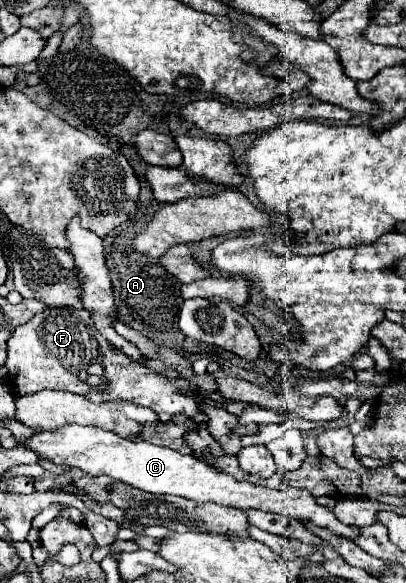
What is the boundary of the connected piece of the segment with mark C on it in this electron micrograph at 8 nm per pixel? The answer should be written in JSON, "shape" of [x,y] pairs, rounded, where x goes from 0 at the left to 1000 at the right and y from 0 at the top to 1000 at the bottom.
{"shape":[[[155,732],[155,739],[86,739],[86,746],[62,760],[71,763],[96,784],[131,791],[135,798],[170,798],[195,801],[200,808],[219,815],[268,815],[278,822],[293,822],[333,839],[362,842],[362,846],[406,846],[406,849],[446,849],[475,859],[495,863],[554,863],[564,870],[603,873],[643,873],[663,880],[687,883],[717,883],[732,890],[761,890],[766,897],[800,904],[830,918],[845,921],[879,921],[884,904],[855,904],[825,890],[810,870],[781,866],[781,859],[766,852],[761,842],[736,839],[658,839],[633,835],[608,825],[579,825],[579,818],[559,811],[539,811],[490,791],[475,780],[451,780],[441,774],[426,774],[416,767],[392,767],[367,756],[323,756],[303,753],[278,739],[264,736],[234,736],[234,732]]]}

